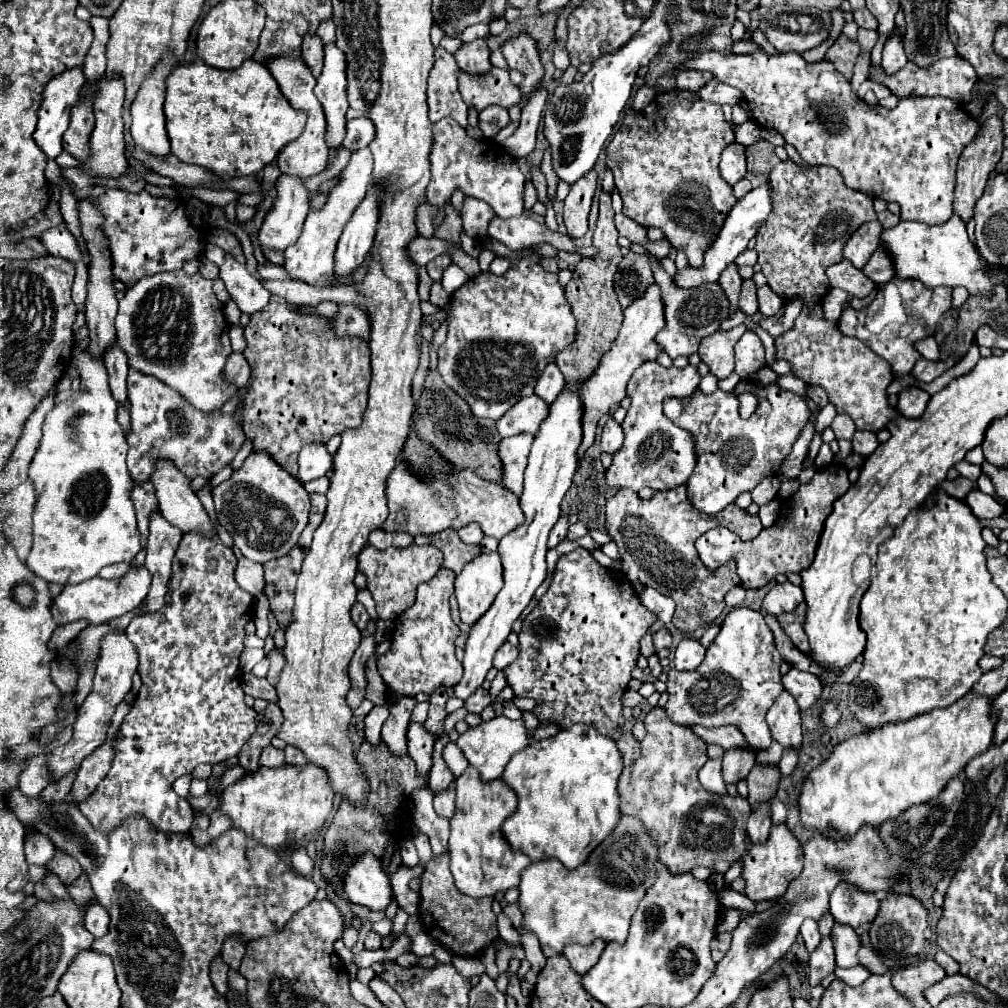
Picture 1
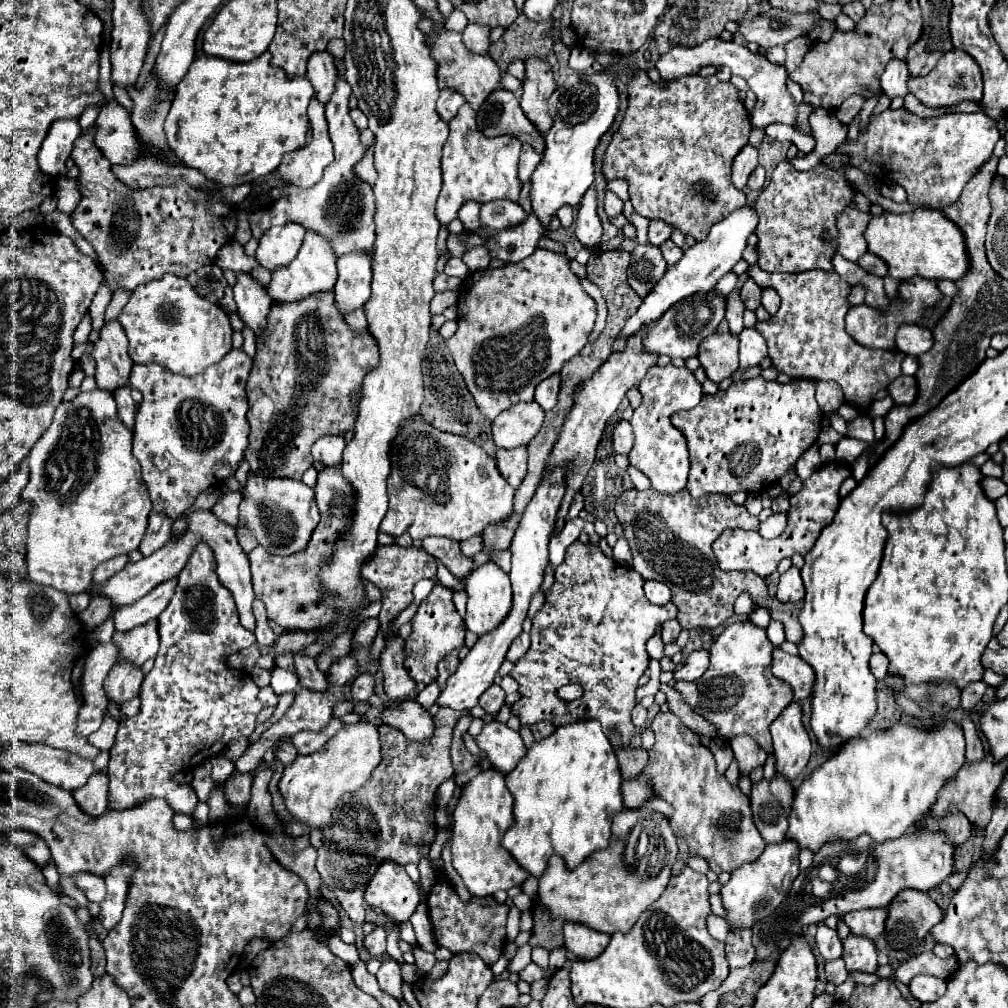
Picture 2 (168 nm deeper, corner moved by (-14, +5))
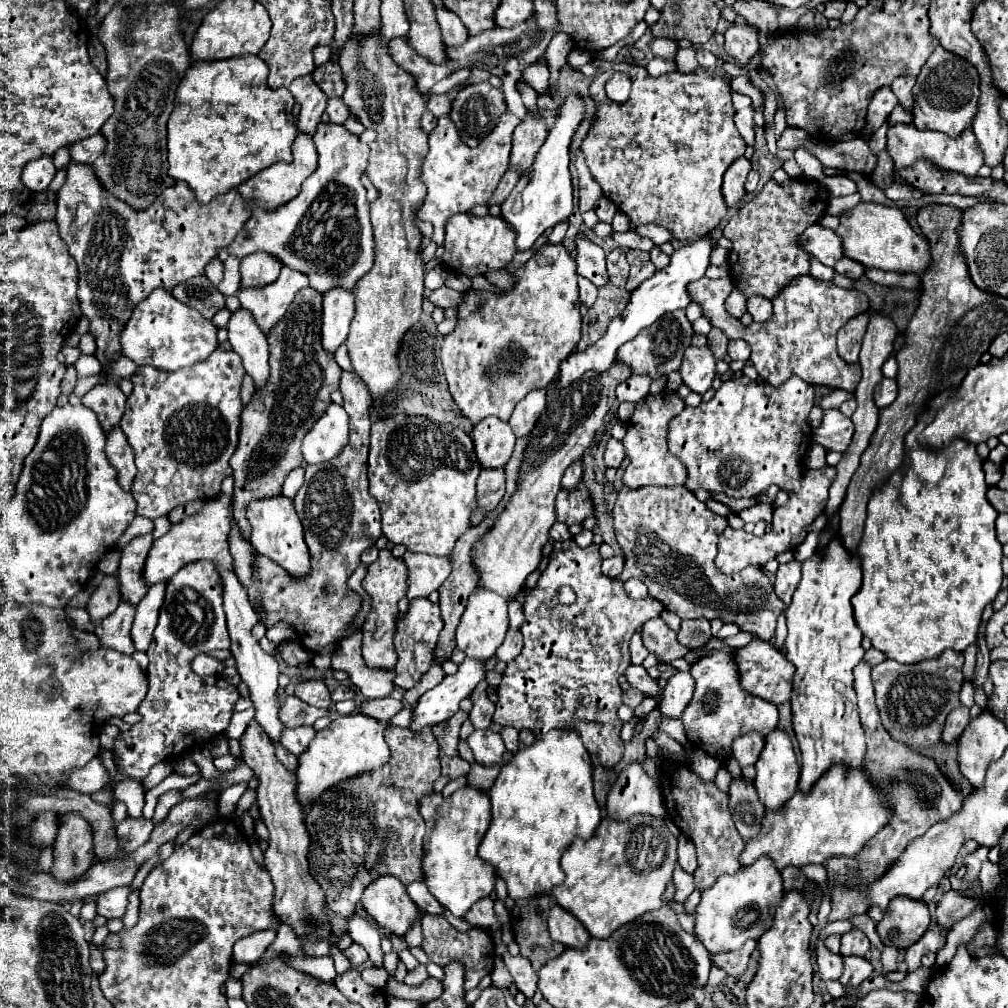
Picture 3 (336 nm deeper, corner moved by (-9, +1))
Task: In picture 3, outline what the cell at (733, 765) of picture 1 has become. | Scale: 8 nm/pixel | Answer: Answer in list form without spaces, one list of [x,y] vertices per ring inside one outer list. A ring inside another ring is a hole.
[[[747,733],[747,735],[737,737],[733,741],[731,757],[735,757],[741,767],[755,765],[761,749],[763,749],[763,735],[761,733]]]

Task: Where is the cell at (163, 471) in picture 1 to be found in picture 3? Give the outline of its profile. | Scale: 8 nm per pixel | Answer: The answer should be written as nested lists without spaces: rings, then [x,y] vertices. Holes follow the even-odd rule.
[[[217,565],[217,571],[221,575],[221,581],[223,581],[223,607],[225,607],[225,615],[227,615],[227,629],[229,629],[229,637],[231,637],[231,653],[237,661],[237,671],[241,675],[241,679],[249,685],[249,691],[251,691],[251,701],[255,703],[255,721],[265,729],[265,733],[271,737],[273,743],[279,741],[279,735],[283,731],[283,723],[279,721],[277,717],[277,711],[279,711],[279,699],[277,699],[277,677],[279,677],[279,665],[277,665],[277,659],[269,653],[265,653],[259,643],[255,641],[255,637],[251,635],[251,627],[259,621],[251,603],[249,603],[249,597],[247,597],[247,589],[241,585],[241,581],[237,579],[235,571],[231,569],[225,569],[221,565]]]

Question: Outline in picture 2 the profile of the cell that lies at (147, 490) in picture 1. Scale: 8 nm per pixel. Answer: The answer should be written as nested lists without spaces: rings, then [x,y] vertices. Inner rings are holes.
[[[150,513],[150,519],[148,519],[148,529],[144,533],[144,541],[140,543],[140,553],[146,557],[146,555],[152,555],[154,551],[158,551],[168,539],[170,539],[170,525],[172,521],[160,513]]]

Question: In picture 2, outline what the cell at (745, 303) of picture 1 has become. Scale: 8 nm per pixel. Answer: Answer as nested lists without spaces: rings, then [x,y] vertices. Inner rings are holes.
[[[748,279],[748,281],[744,283],[744,287],[740,289],[740,299],[744,299],[746,309],[756,311],[756,309],[760,307],[760,293],[762,293],[762,289],[760,289],[752,279]]]

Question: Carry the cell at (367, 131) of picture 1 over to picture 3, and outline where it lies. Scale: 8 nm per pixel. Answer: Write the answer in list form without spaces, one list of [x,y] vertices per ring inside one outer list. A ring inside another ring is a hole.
[[[329,99],[329,105],[327,105],[327,113],[329,113],[329,119],[337,125],[343,125],[347,119],[349,119],[349,109],[347,105],[343,103],[343,99]]]

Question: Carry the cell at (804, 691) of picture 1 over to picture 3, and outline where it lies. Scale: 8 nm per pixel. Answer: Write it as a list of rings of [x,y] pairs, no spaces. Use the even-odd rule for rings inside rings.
[[[755,639],[747,647],[741,647],[735,651],[735,661],[739,665],[739,675],[741,675],[741,685],[753,695],[759,695],[767,701],[773,703],[785,703],[791,699],[791,689],[793,689],[793,677],[795,677],[795,665],[791,665],[781,651],[771,647],[771,643]]]

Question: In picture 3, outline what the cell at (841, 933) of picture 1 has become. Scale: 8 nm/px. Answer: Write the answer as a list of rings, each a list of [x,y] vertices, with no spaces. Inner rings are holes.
[[[849,955],[849,957],[843,957],[843,973],[841,973],[839,981],[843,985],[859,987],[859,983],[865,981],[871,975],[871,971],[873,971],[873,967],[865,957]]]

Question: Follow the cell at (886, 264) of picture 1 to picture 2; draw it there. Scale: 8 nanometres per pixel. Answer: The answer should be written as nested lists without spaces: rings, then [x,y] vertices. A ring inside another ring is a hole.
[[[864,253],[864,257],[860,257],[860,261],[856,261],[862,269],[866,269],[866,273],[870,275],[878,275],[878,277],[884,277],[888,273],[884,261],[880,257],[874,257],[872,253]]]

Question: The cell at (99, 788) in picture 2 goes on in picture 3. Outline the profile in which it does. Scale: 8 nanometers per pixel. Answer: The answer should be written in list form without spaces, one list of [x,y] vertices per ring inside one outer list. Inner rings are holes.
[[[69,811],[63,815],[59,841],[55,843],[53,855],[55,865],[51,869],[51,875],[57,879],[75,879],[89,869],[95,859],[93,835],[91,825],[81,813]]]

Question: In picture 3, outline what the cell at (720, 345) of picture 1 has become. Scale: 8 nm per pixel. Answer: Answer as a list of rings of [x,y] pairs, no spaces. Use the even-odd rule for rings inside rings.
[[[709,345],[689,347],[685,351],[683,365],[679,371],[681,371],[683,383],[689,385],[691,391],[703,395],[707,389],[711,389],[711,383],[717,375],[717,359],[711,347]]]

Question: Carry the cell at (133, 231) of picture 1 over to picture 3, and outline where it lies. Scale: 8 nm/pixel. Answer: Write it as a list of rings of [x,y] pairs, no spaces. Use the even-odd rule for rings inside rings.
[[[75,161],[67,165],[67,179],[65,185],[59,189],[59,197],[57,197],[55,221],[59,225],[61,239],[65,241],[69,253],[75,257],[79,265],[79,301],[83,315],[91,319],[89,331],[97,339],[95,357],[101,361],[103,367],[107,365],[109,357],[119,355],[119,329],[123,329],[127,317],[131,317],[131,309],[135,309],[135,305],[157,287],[165,287],[167,291],[173,291],[175,285],[201,275],[203,267],[213,257],[217,257],[217,251],[221,247],[231,245],[231,241],[235,239],[247,217],[249,217],[249,209],[247,205],[243,205],[243,197],[237,189],[231,189],[215,197],[211,203],[203,205],[193,197],[191,187],[187,187],[183,181],[177,181],[175,185],[165,189],[163,195],[159,195],[155,203],[151,203],[147,209],[137,211],[131,209],[131,205],[127,205],[125,201],[119,201],[111,193],[107,193],[107,189],[99,183],[91,165],[83,165]],[[71,225],[81,225],[81,227],[75,233],[71,233]]]

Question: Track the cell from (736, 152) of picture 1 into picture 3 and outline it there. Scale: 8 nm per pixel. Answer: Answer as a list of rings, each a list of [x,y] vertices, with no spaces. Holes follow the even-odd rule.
[[[739,157],[727,169],[727,173],[723,177],[723,197],[725,197],[729,207],[739,203],[745,197],[745,187],[743,185],[745,185],[745,179],[747,179],[749,171],[751,171],[751,161],[747,157]]]

